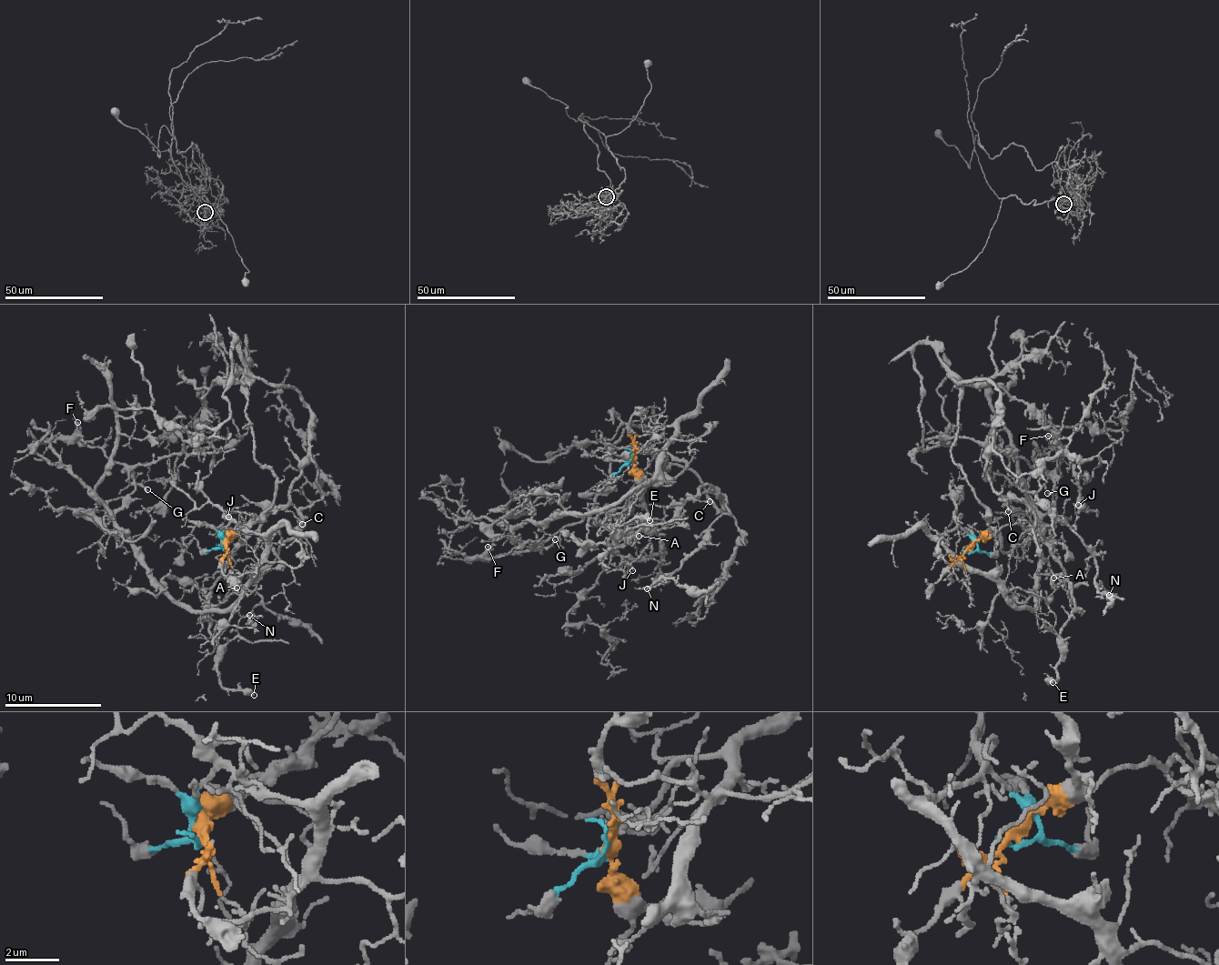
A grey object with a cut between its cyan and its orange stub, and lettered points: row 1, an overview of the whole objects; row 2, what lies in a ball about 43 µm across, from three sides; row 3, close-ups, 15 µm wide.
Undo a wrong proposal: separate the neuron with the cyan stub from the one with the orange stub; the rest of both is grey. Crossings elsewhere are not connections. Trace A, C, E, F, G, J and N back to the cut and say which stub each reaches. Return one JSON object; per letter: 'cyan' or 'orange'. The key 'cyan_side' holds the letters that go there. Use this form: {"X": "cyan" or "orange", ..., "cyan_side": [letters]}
{"A": "orange", "C": "orange", "E": "orange", "F": "orange", "G": "orange", "J": "orange", "N": "orange", "cyan_side": []}

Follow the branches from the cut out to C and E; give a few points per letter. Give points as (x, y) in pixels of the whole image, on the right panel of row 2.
C: (970, 551), (989, 530), (987, 509), (952, 458), (953, 381), (986, 378), (1000, 393), (986, 474), (1007, 511)
E: (970, 551), (987, 509), (952, 458), (953, 379), (986, 378), (988, 477), (1072, 592), (1053, 681)

